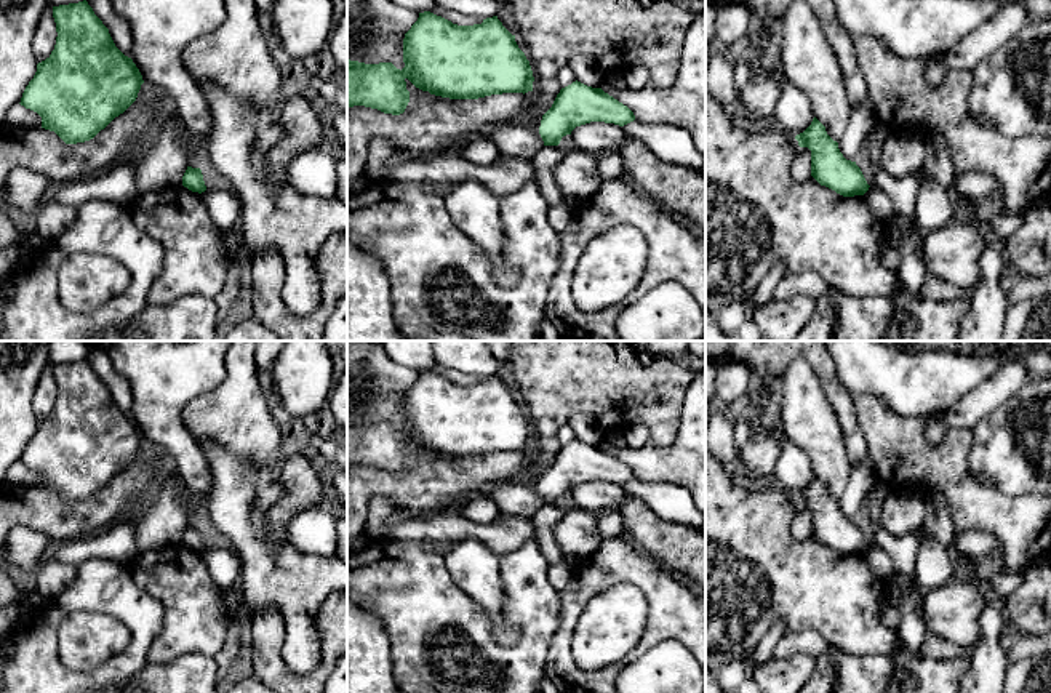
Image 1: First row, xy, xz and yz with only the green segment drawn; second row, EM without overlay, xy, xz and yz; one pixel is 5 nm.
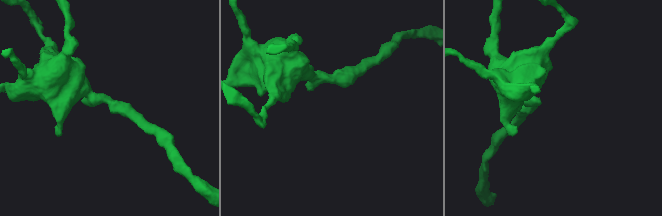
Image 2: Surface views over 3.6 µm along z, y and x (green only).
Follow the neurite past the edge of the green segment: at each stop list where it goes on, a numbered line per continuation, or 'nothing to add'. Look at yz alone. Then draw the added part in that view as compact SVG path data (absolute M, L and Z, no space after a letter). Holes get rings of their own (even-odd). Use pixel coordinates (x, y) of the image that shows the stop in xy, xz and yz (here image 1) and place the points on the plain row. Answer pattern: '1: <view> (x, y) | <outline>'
nothing to add

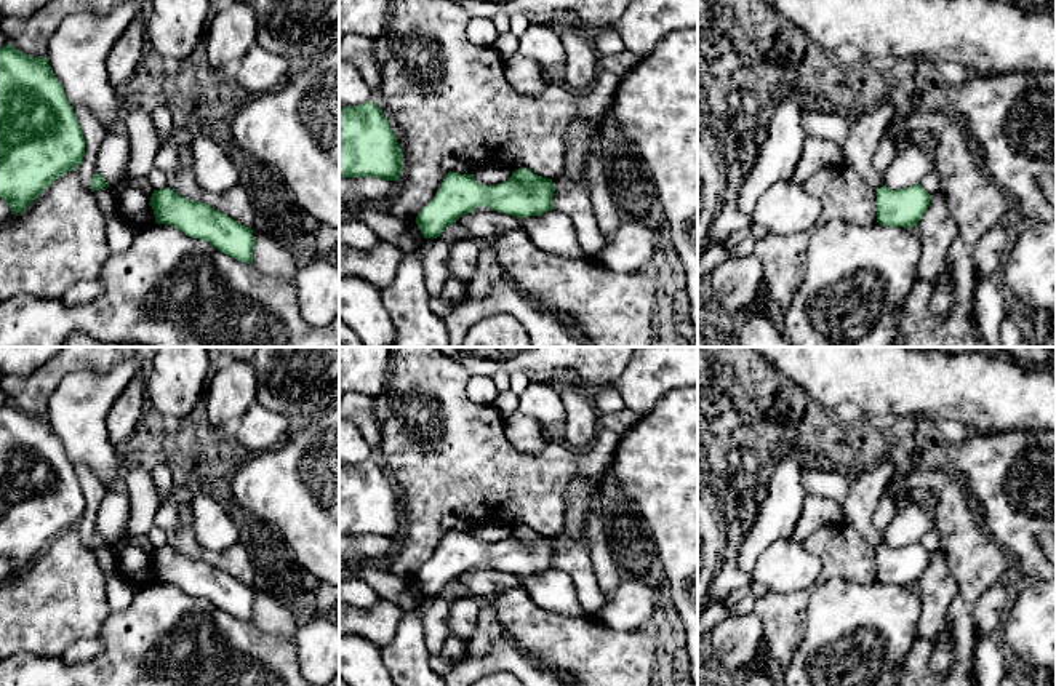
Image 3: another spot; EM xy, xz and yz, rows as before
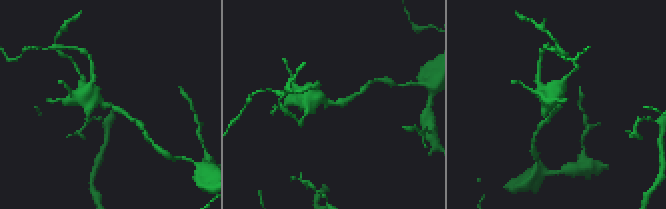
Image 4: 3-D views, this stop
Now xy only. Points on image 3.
nothing to add

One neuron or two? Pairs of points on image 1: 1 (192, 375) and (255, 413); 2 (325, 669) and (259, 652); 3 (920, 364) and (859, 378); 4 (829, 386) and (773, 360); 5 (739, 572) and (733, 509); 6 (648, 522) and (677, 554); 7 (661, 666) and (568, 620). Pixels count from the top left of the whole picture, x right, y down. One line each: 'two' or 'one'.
1: two
2: one
3: one
4: one
5: one
6: one
7: two

